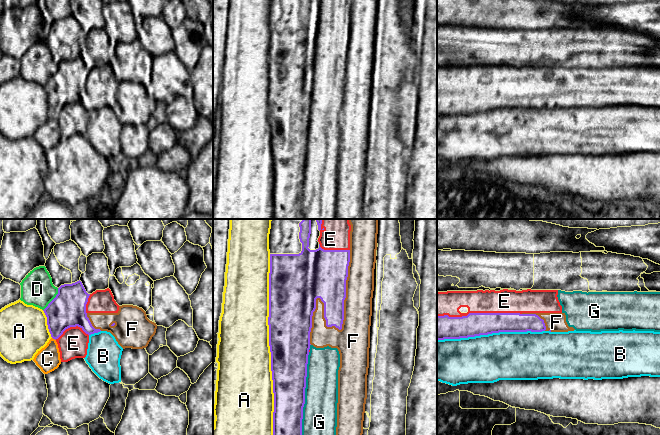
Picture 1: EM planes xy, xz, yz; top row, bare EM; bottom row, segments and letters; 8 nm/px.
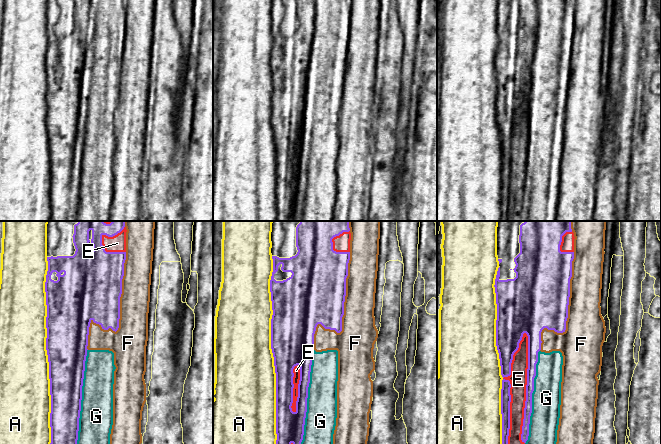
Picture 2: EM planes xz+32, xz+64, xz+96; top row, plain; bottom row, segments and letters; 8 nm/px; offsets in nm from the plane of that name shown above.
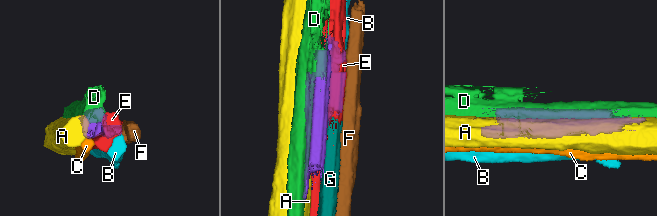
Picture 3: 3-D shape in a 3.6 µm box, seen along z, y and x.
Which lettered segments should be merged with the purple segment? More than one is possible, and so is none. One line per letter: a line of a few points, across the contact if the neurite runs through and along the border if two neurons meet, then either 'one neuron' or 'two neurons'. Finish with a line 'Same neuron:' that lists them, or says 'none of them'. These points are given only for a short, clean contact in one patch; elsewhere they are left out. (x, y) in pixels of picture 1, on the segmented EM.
A: two neurons
B: two neurons
C: line xy (52, 337), (55, 340); two neurons
D: two neurons
E: two neurons
F: two neurons
G: two neurons
Same neuron: none of them

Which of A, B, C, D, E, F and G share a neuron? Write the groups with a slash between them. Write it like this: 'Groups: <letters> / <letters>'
Groups: A / B / C / D / E / F / G

